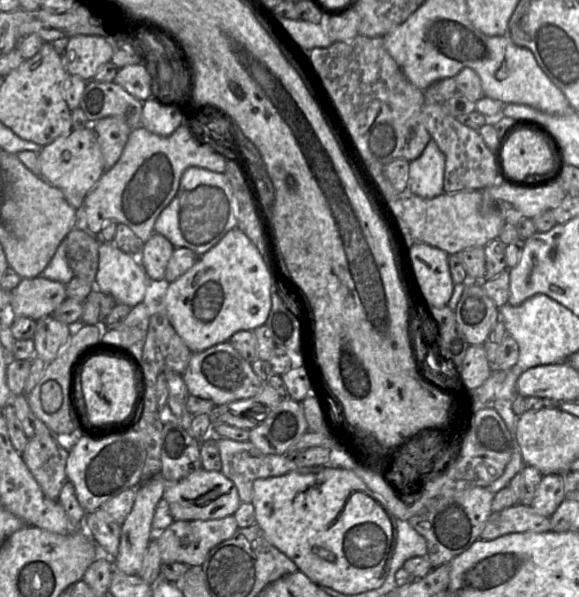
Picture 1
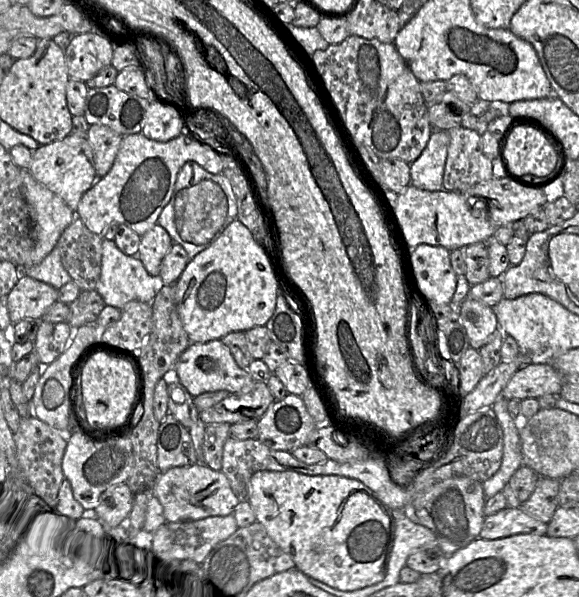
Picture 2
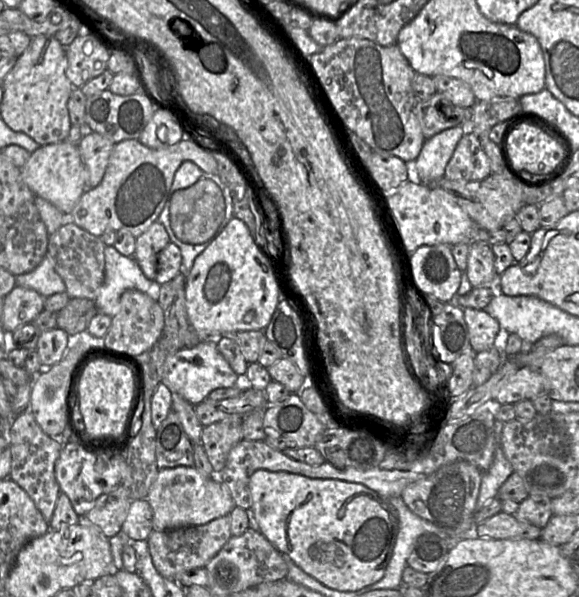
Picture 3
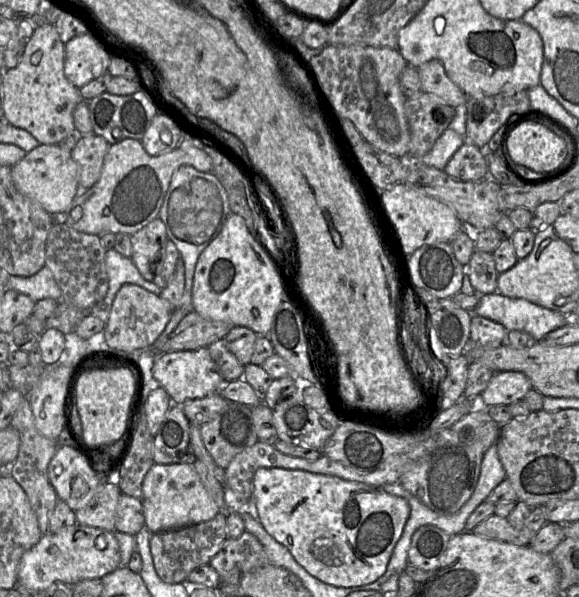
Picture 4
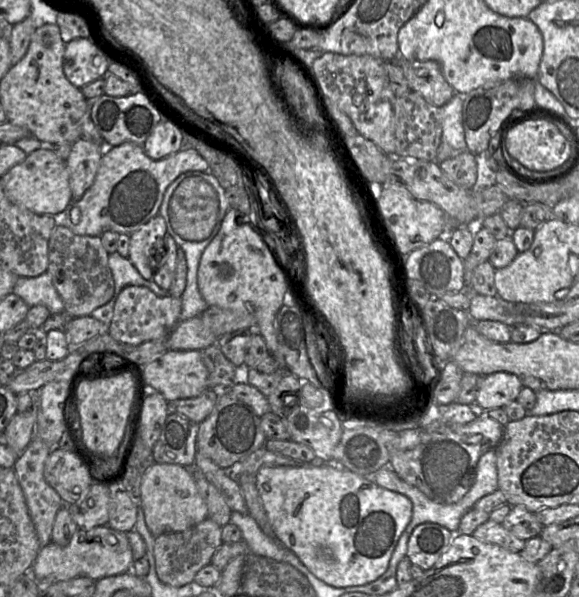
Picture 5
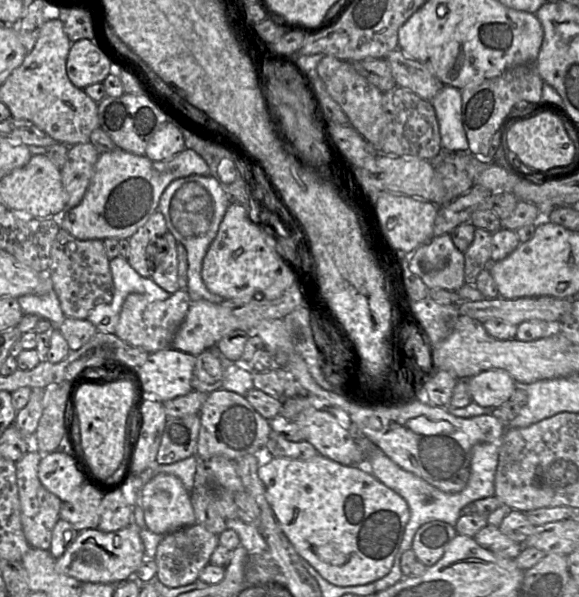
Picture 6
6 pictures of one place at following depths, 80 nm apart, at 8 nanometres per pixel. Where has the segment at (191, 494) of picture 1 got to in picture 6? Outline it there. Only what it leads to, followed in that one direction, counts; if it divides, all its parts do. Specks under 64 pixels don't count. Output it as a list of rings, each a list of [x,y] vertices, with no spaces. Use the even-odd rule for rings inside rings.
[[[158,474],[143,486],[140,506],[146,528],[156,534],[165,535],[196,523],[191,493],[170,474]]]

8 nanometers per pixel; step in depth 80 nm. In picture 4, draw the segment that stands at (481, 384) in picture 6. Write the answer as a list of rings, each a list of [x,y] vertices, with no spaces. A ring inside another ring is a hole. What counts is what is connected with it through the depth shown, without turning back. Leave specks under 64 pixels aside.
[[[497,372],[481,393],[482,404],[487,407],[510,405],[523,400],[531,389],[534,389],[532,383],[524,373]]]

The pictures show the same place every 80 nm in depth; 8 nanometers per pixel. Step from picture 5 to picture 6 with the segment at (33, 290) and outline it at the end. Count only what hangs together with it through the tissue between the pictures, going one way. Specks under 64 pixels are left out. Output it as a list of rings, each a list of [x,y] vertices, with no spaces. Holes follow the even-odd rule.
[[[54,290],[45,295],[23,295],[17,298],[23,314],[35,314],[49,320],[54,327],[63,323],[64,315]]]

